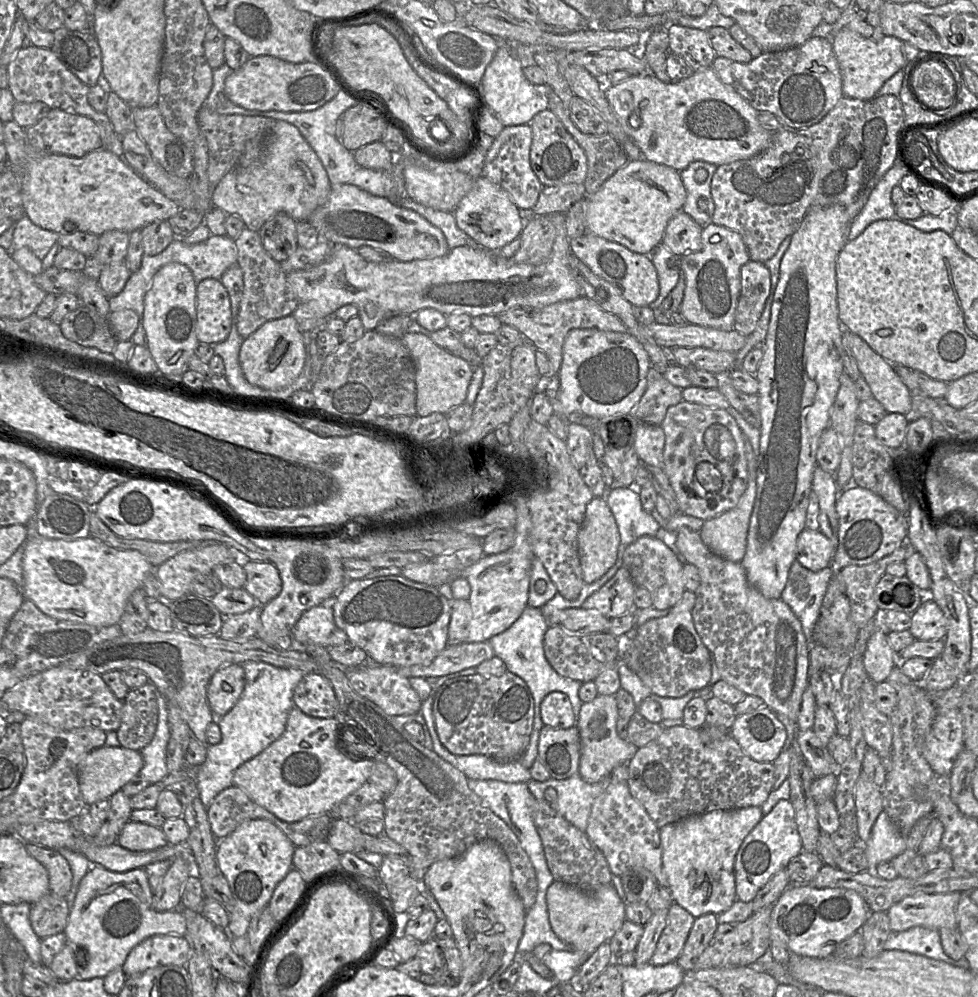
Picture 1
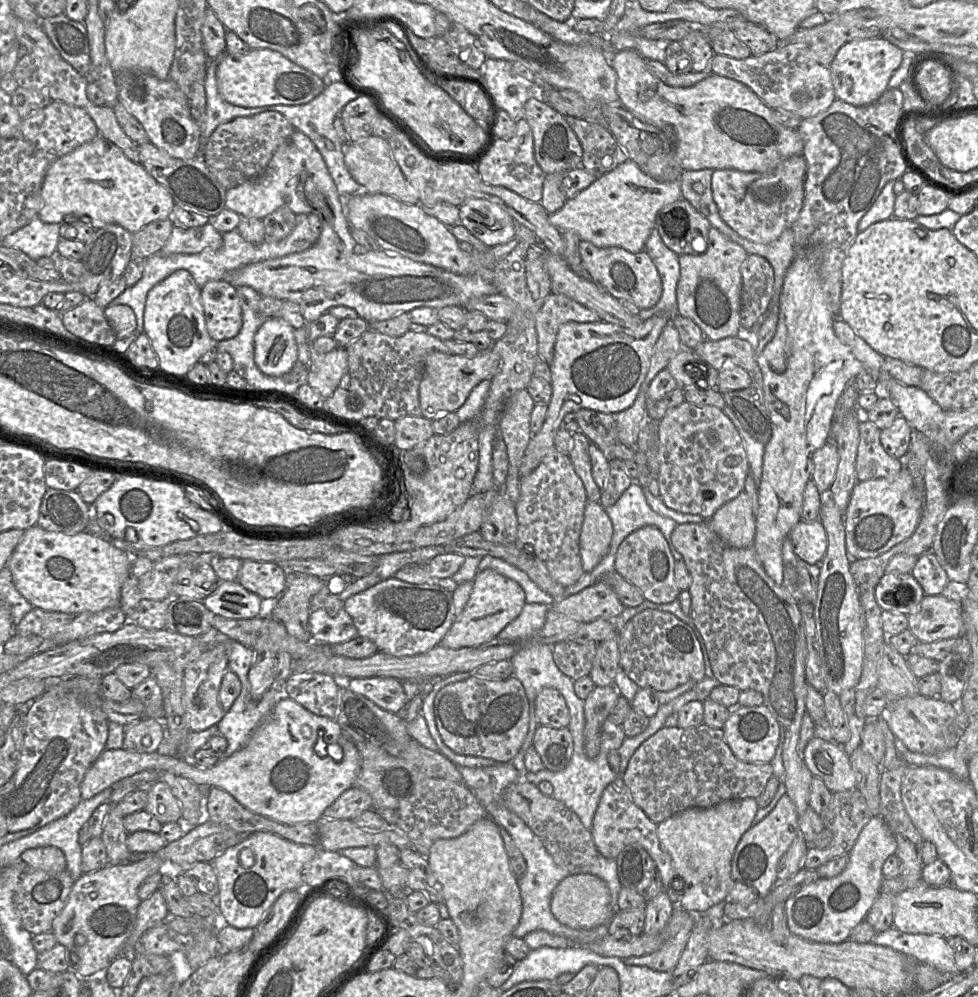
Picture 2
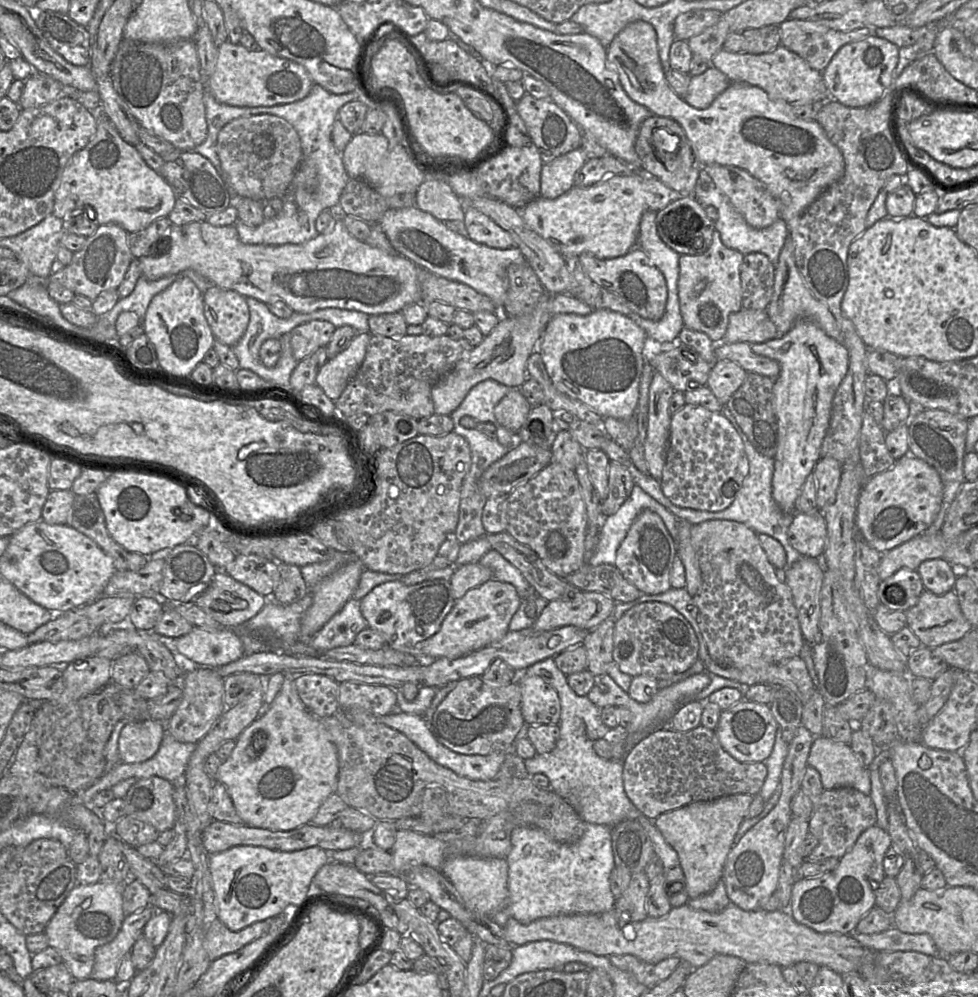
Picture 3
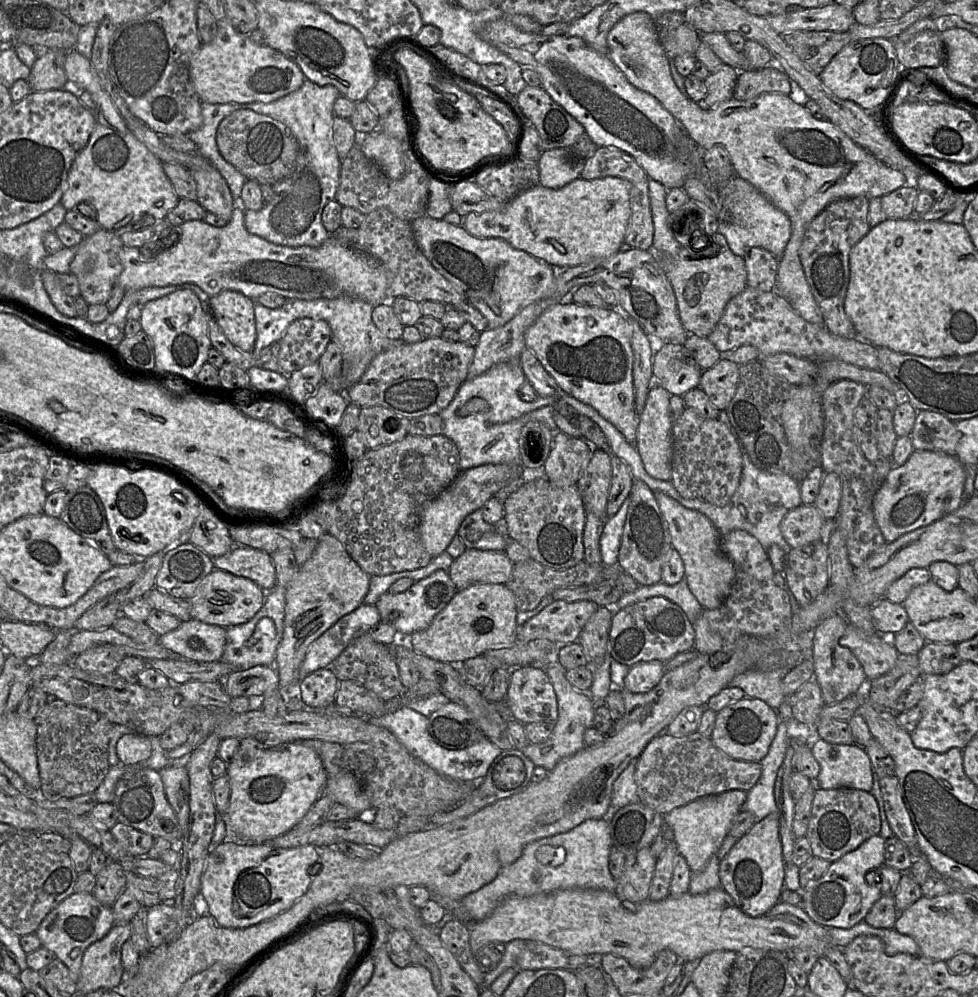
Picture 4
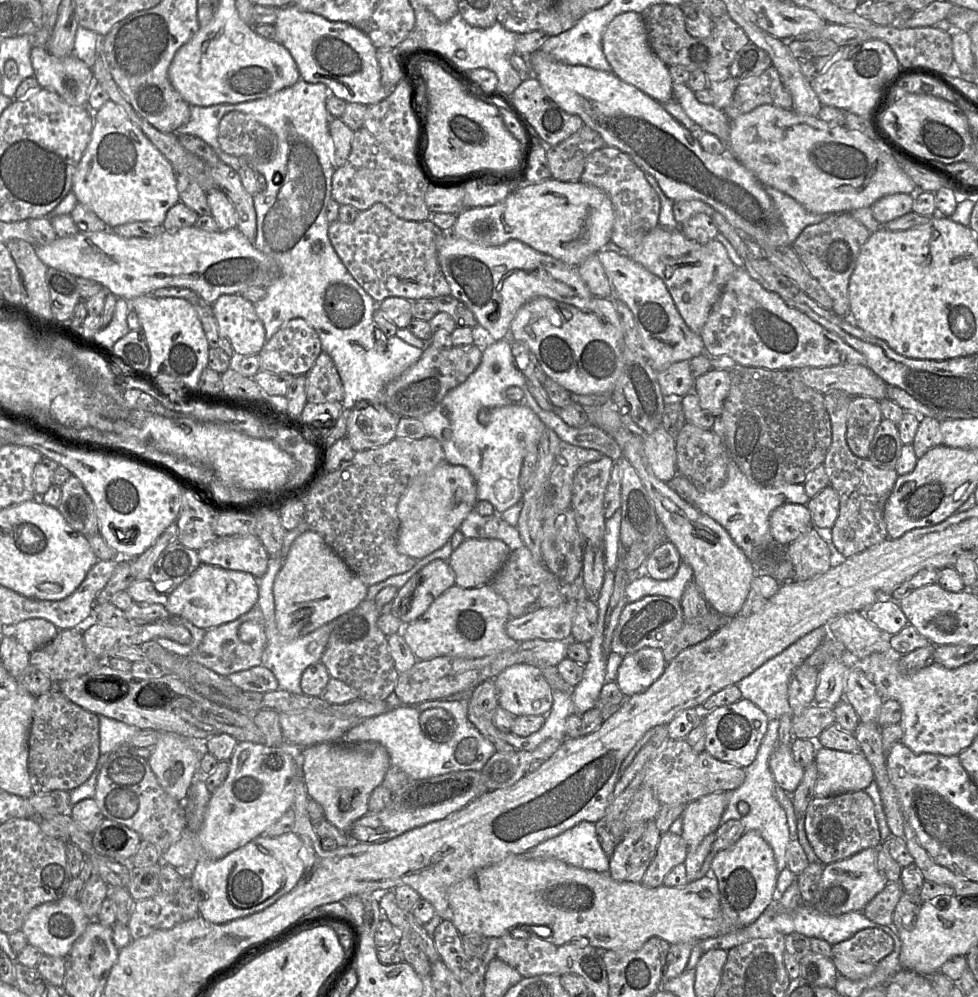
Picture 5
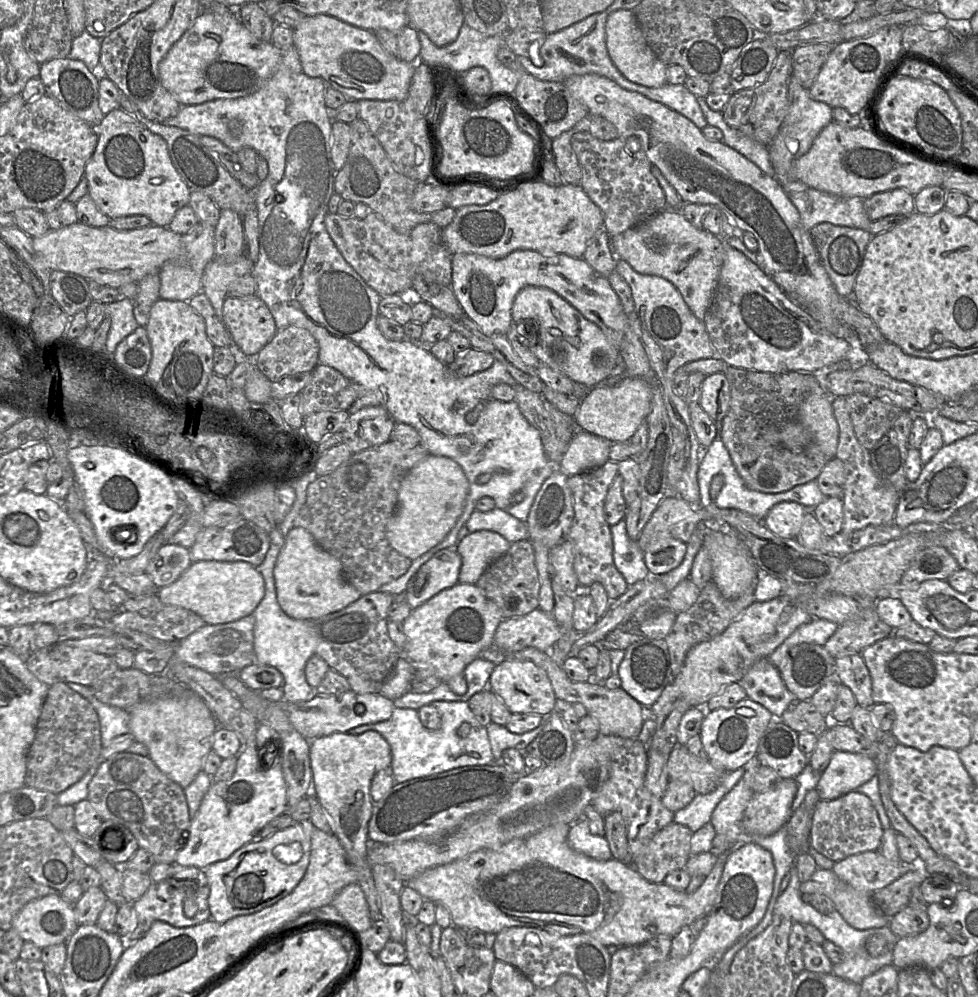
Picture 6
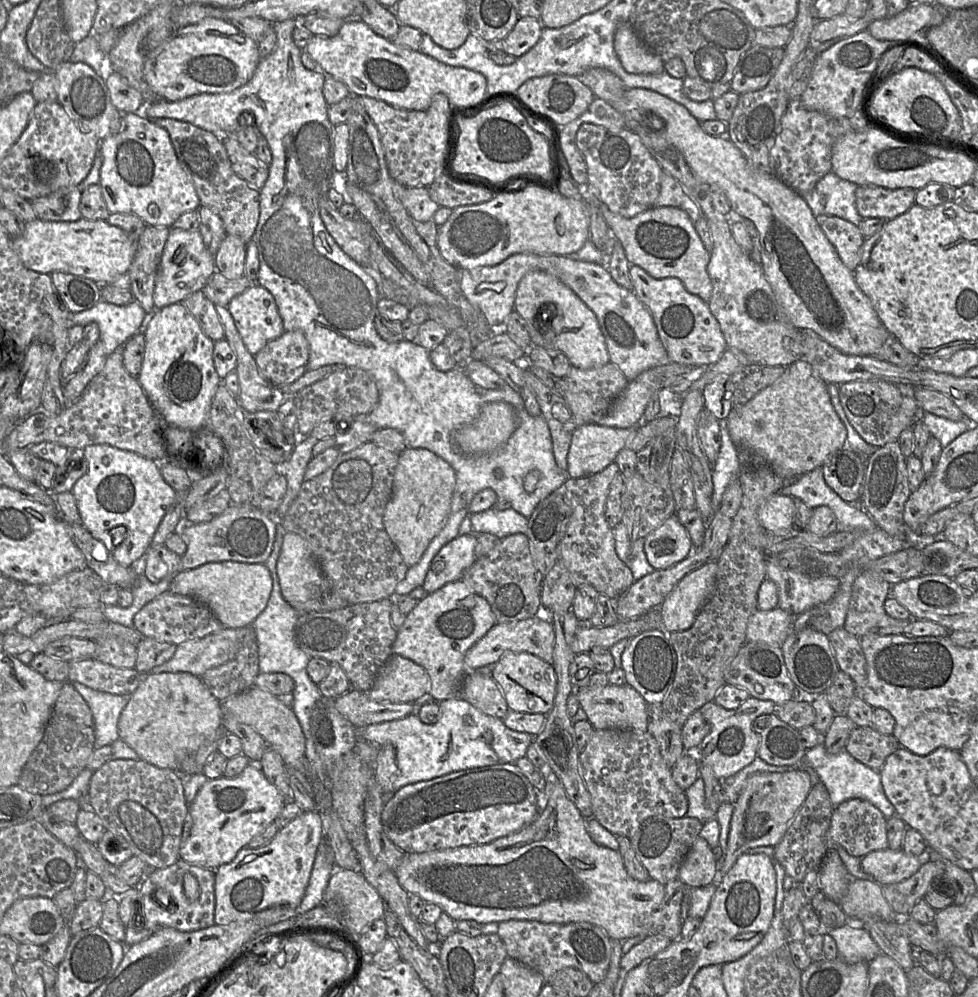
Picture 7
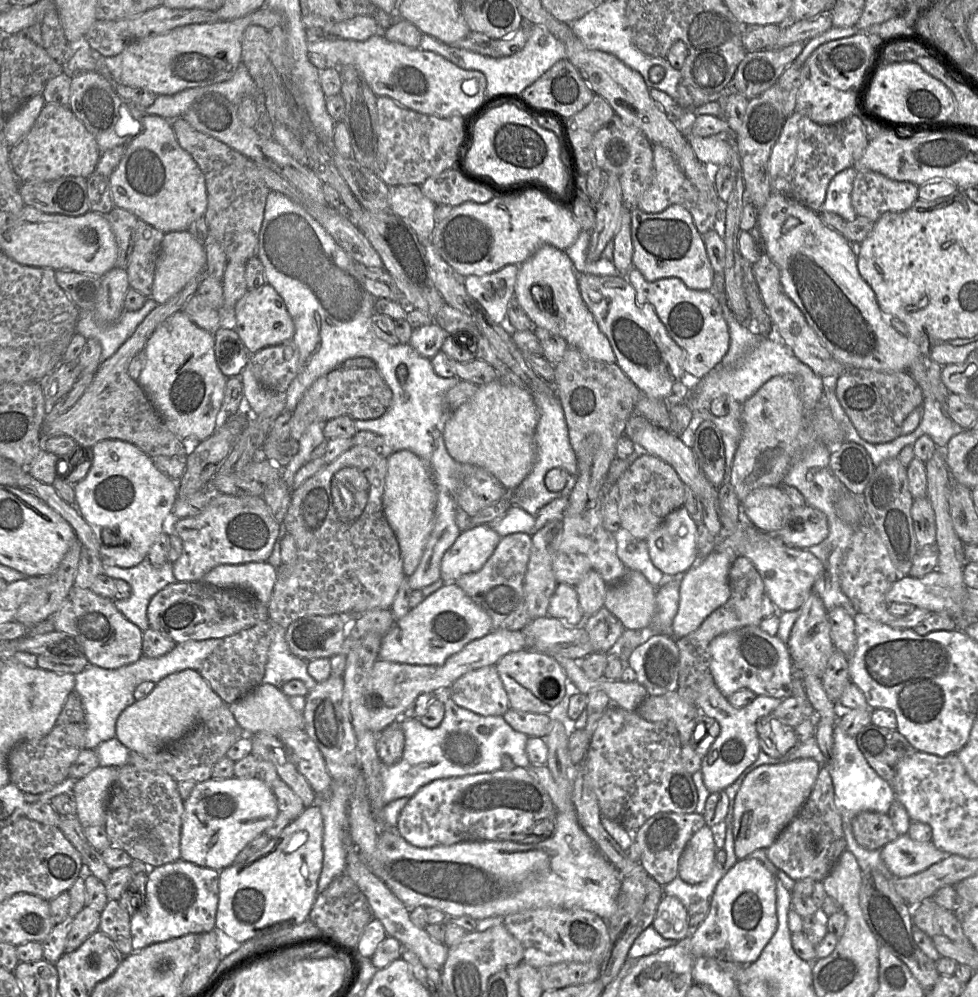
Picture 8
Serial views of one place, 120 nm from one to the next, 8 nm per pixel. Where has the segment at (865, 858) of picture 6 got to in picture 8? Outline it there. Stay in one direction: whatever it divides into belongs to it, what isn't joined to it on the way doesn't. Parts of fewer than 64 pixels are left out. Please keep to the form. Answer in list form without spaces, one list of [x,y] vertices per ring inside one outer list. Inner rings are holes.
[[[908,834],[899,835],[880,850],[882,860],[896,877],[919,873],[948,855],[950,854],[938,849],[932,841],[918,842]]]

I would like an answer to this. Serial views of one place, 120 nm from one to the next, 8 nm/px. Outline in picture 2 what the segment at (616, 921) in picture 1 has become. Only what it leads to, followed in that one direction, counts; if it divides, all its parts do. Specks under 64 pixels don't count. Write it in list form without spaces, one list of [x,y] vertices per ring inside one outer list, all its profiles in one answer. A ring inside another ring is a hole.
[[[570,874],[554,889],[551,912],[565,926],[573,929],[592,929],[607,924],[614,914],[607,884],[592,874]]]

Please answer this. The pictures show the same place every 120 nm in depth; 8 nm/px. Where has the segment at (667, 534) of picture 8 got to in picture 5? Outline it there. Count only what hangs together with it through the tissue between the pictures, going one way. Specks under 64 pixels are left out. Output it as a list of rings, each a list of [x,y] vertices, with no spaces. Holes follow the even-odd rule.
[[[665,540],[646,558],[643,570],[646,575],[653,579],[668,580],[676,574],[681,561],[676,546]]]

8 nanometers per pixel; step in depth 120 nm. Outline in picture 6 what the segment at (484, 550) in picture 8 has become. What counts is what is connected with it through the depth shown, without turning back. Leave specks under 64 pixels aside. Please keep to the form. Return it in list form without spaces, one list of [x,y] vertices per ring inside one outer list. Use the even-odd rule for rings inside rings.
[[[455,548],[437,552],[411,577],[405,594],[405,602],[415,609],[427,600],[459,582],[461,556]]]

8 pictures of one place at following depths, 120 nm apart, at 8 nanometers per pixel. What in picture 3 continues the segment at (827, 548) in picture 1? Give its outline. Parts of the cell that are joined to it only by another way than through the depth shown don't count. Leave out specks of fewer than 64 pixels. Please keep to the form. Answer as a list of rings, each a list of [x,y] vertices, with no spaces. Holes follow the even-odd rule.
[[[820,510],[796,512],[788,528],[788,539],[801,555],[822,557],[827,544],[827,523]]]

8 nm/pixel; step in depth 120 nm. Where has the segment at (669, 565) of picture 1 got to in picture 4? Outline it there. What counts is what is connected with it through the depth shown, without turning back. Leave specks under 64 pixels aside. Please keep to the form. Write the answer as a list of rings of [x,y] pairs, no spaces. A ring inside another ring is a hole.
[[[634,479],[619,551],[619,566],[639,585],[654,585],[661,582],[662,568],[672,549],[668,525],[653,491],[645,482]]]

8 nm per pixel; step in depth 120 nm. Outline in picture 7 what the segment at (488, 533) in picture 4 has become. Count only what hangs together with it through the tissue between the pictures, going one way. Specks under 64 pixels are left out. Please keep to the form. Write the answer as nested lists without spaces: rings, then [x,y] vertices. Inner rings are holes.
[[[495,507],[480,513],[470,514],[473,533],[490,533],[498,539],[511,534],[527,535],[528,518],[513,508],[497,510]]]

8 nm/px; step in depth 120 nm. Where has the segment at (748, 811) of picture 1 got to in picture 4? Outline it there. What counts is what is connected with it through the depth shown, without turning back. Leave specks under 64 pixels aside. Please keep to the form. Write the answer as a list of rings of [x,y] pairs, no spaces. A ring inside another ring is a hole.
[[[730,790],[721,794],[700,797],[663,815],[664,822],[674,832],[677,849],[686,859],[691,871],[701,871],[709,858],[718,852],[728,836],[733,818],[741,811],[746,798],[746,791]]]

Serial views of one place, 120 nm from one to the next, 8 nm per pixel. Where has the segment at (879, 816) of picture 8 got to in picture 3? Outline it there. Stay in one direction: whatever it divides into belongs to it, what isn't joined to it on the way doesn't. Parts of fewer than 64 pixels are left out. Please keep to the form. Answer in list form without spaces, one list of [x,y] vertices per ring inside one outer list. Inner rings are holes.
[[[855,788],[824,789],[818,797],[810,799],[813,809],[809,821],[809,832],[817,838],[818,845],[805,861],[818,862],[827,858],[842,858],[862,832],[876,825],[877,812],[870,795]]]

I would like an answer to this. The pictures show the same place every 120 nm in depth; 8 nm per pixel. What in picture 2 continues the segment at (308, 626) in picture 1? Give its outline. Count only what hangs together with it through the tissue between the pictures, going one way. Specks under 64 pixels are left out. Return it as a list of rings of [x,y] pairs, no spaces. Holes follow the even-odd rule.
[[[324,607],[311,611],[308,624],[312,640],[320,644],[344,643],[359,636],[351,616],[344,607],[336,616],[330,616]]]

